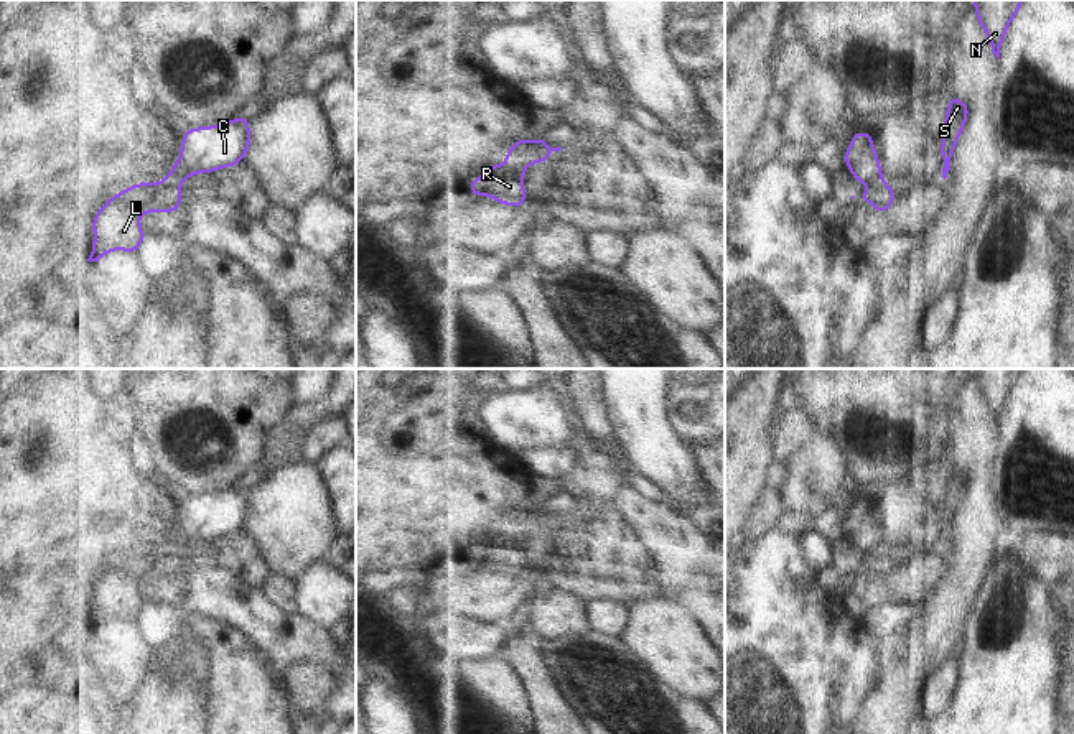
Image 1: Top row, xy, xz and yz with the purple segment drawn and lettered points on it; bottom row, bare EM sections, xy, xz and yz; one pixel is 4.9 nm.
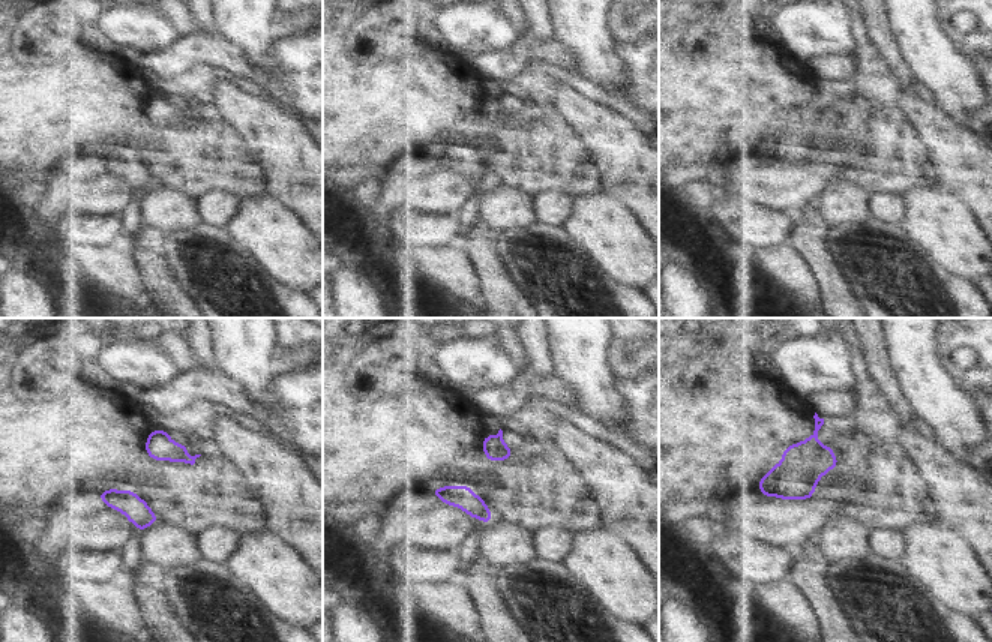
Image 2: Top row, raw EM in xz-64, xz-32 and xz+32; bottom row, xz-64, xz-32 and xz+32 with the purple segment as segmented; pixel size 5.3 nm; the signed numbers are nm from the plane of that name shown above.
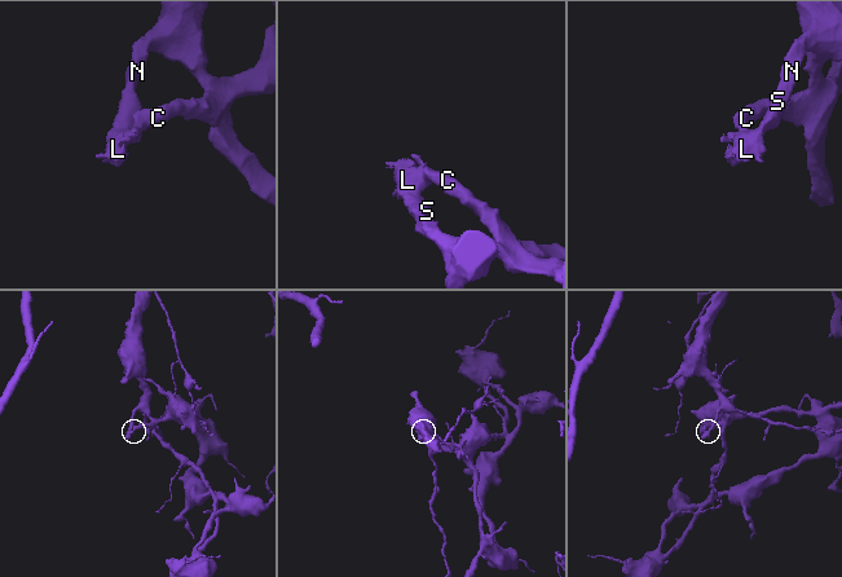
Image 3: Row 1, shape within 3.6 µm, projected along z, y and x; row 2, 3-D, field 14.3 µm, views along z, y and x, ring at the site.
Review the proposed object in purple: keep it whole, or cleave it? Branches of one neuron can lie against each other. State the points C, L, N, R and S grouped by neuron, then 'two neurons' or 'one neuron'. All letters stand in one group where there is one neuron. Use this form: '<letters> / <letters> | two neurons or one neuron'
C / L N R S | two neurons

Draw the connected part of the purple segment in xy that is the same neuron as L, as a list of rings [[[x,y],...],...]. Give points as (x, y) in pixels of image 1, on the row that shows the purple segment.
[[[161,179],[137,183],[110,196],[92,219],[94,240],[87,262],[99,262],[114,250],[135,253],[145,239],[138,217],[150,212],[176,212],[181,207],[181,191],[181,184]]]

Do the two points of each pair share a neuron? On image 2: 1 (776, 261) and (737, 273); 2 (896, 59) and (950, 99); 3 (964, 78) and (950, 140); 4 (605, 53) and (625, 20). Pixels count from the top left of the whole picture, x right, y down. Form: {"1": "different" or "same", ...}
{"1": "same", "2": "different", "3": "different", "4": "different"}

